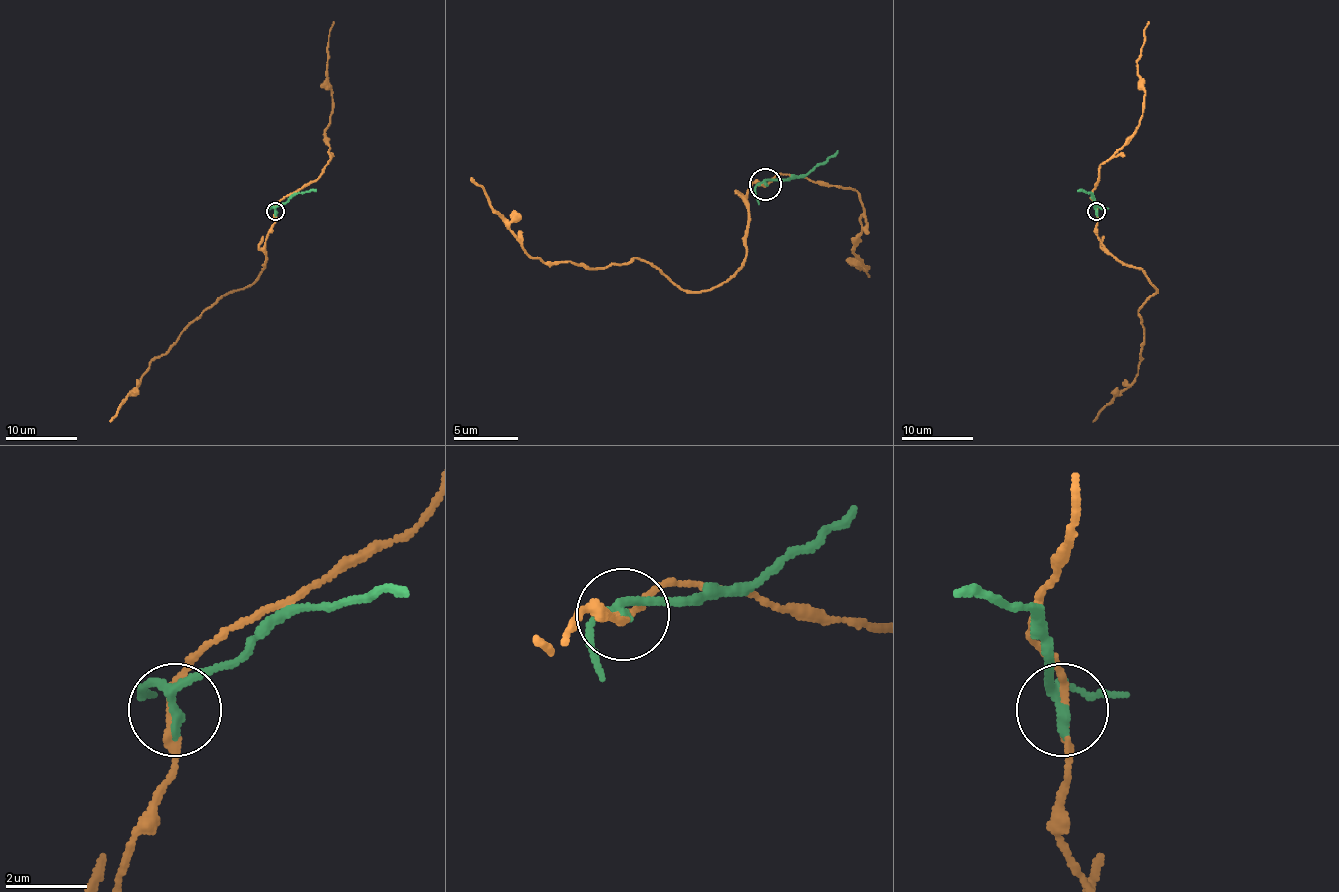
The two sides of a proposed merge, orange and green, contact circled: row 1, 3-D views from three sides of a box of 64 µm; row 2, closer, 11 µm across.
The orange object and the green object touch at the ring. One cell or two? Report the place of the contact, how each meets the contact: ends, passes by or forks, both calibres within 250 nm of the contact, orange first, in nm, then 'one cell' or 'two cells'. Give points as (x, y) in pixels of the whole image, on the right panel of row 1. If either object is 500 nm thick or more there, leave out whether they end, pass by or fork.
place (1096, 211); orange passes by; green passes by; calibres 170 and 220 nm; one cell

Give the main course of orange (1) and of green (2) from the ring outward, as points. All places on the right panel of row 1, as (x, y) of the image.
1: (1098, 210), (1101, 244), (1136, 266), (1157, 290), (1139, 308), (1143, 342), (1136, 378), (1092, 421)
2: (1096, 210), (1090, 194), (1078, 190)

